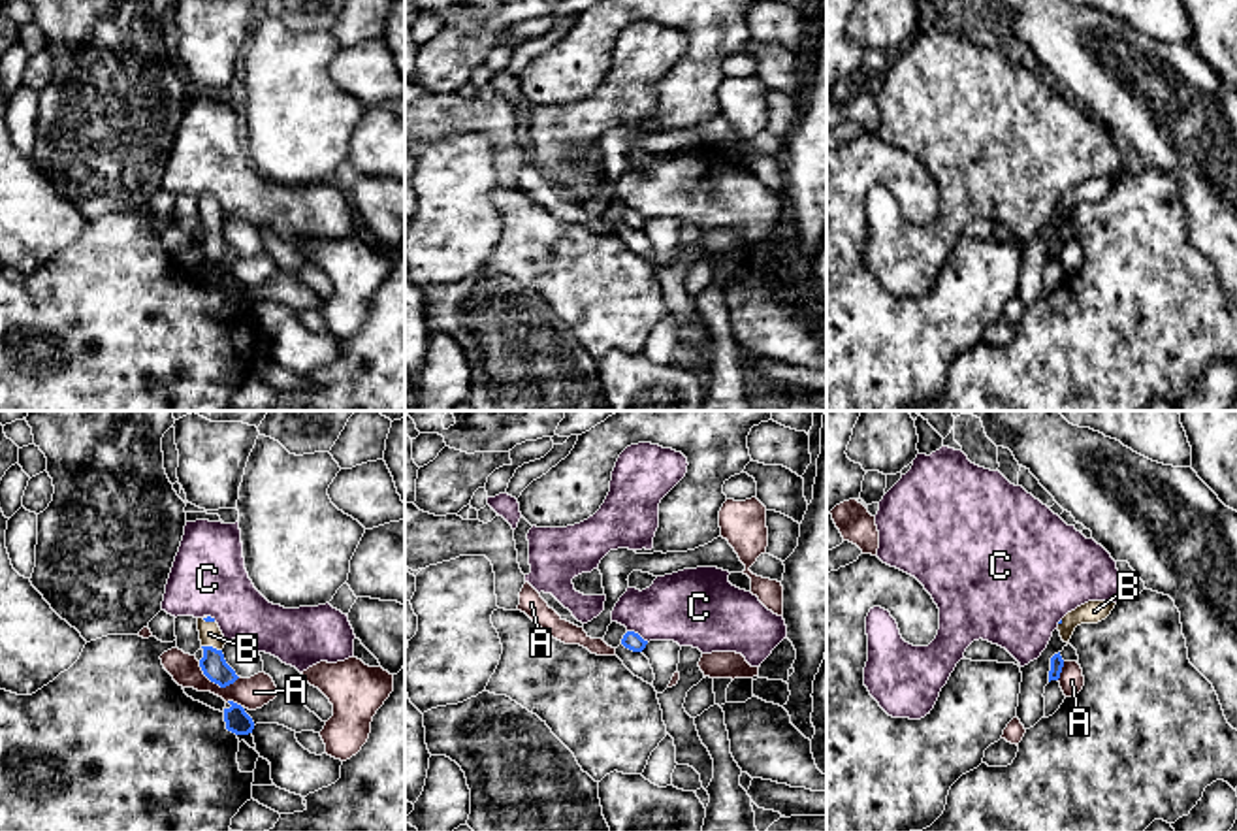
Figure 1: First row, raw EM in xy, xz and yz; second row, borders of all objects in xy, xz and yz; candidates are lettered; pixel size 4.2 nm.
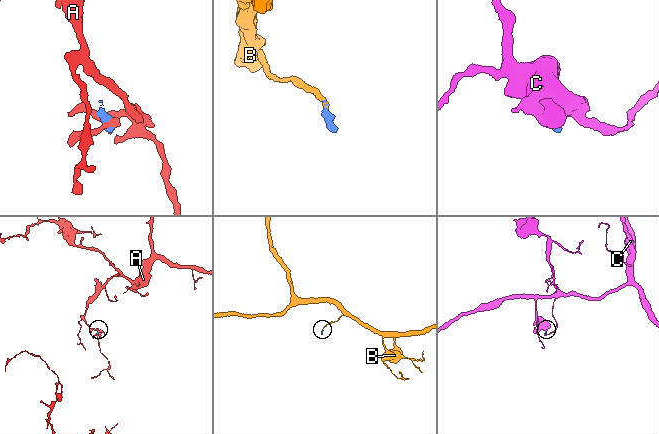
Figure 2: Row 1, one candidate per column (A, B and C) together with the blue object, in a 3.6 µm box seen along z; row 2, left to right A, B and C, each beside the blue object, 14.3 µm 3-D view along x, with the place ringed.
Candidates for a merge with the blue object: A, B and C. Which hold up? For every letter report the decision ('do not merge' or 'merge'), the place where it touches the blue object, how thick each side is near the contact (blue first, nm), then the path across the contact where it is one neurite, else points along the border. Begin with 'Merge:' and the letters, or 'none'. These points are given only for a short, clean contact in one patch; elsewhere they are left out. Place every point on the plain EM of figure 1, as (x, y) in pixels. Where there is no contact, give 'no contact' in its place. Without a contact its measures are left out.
Merge: B
A: do not merge; contact xy (217, 260); calibres 110 and 140 nm; border xy (198, 240), (200, 247), (221, 264), (228, 264), (240, 255)
B: merge; contact xy (211, 225); calibres 110 and 100 nm; way xy (213, 242), (211, 225), (209, 211)
C: do not merge; contact xz (639, 213); calibres 80 and 320 nm; border xz (627, 208), (648, 219)

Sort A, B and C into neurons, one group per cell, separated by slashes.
A / B / C

